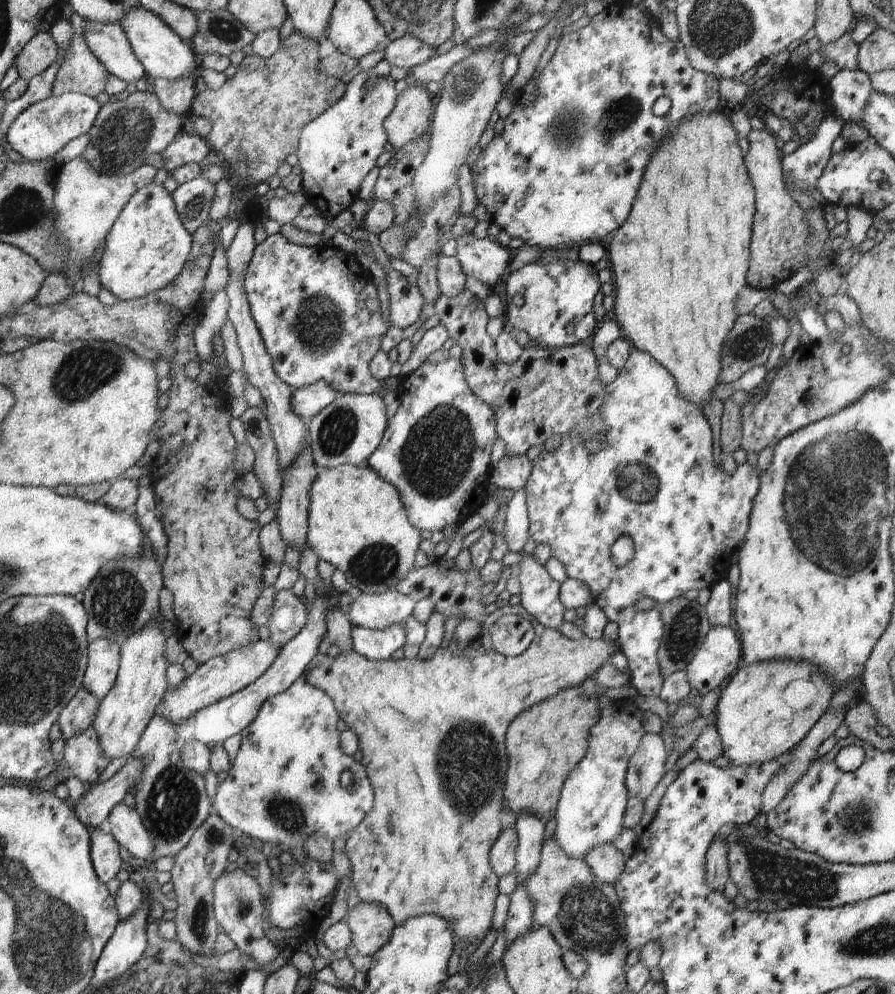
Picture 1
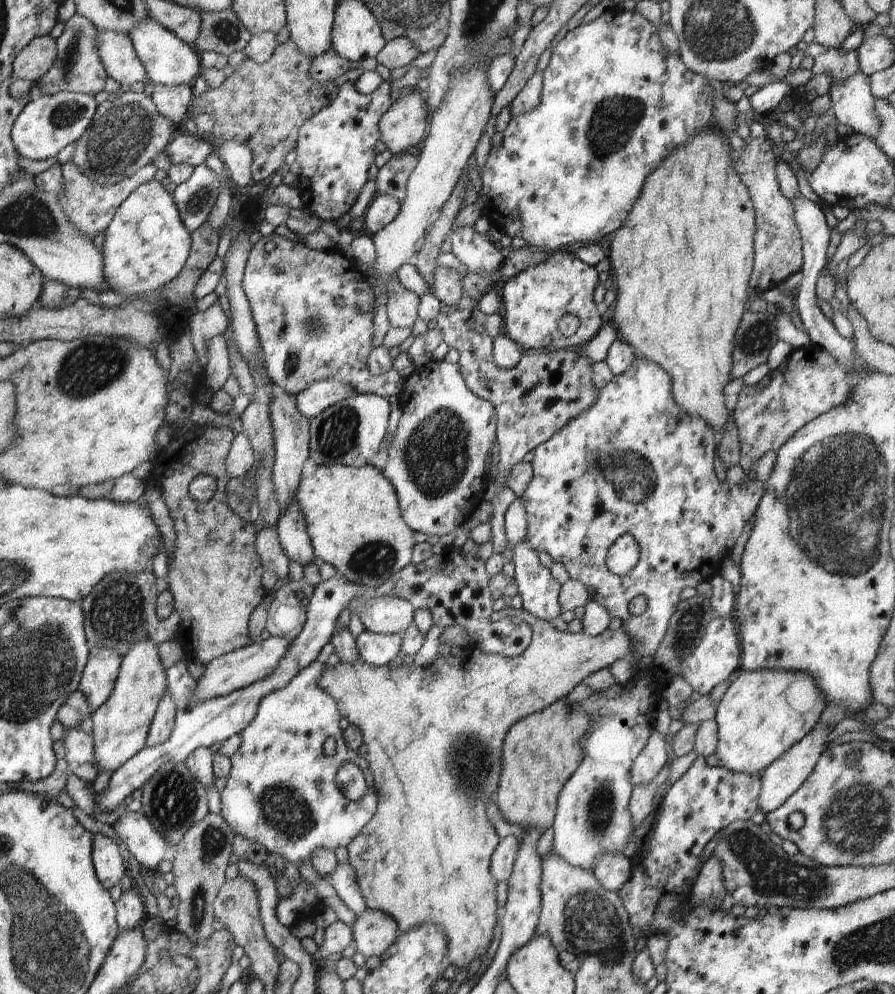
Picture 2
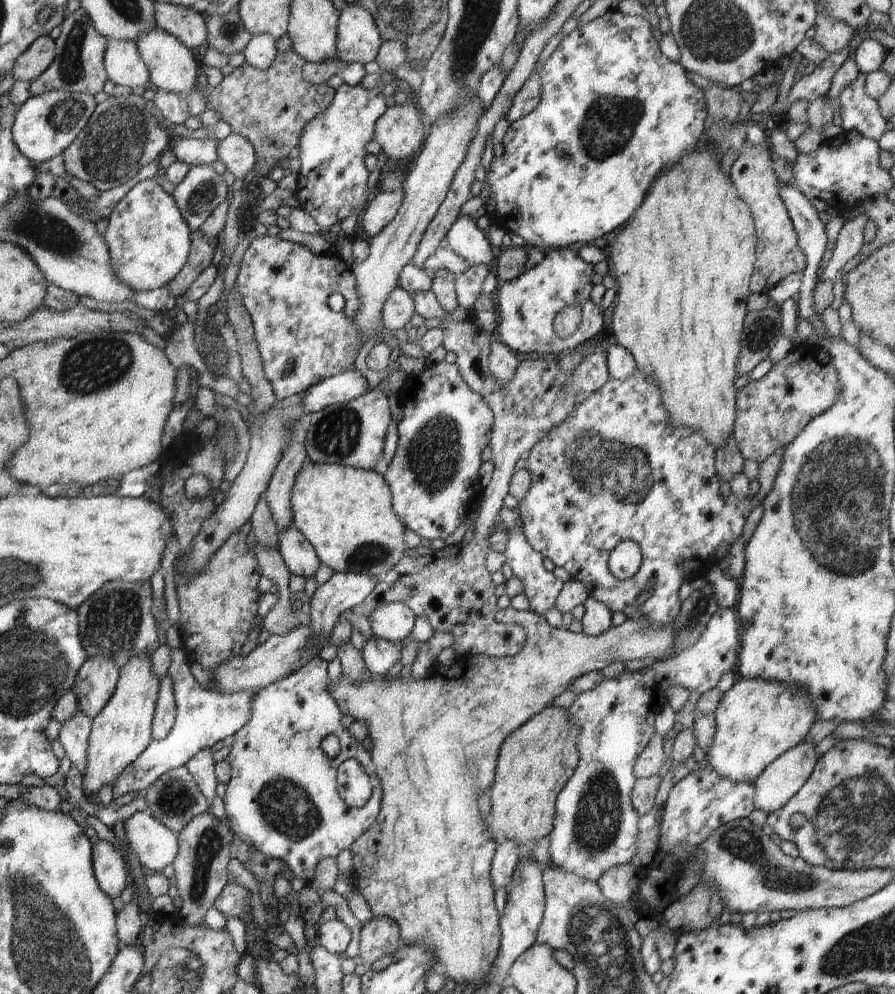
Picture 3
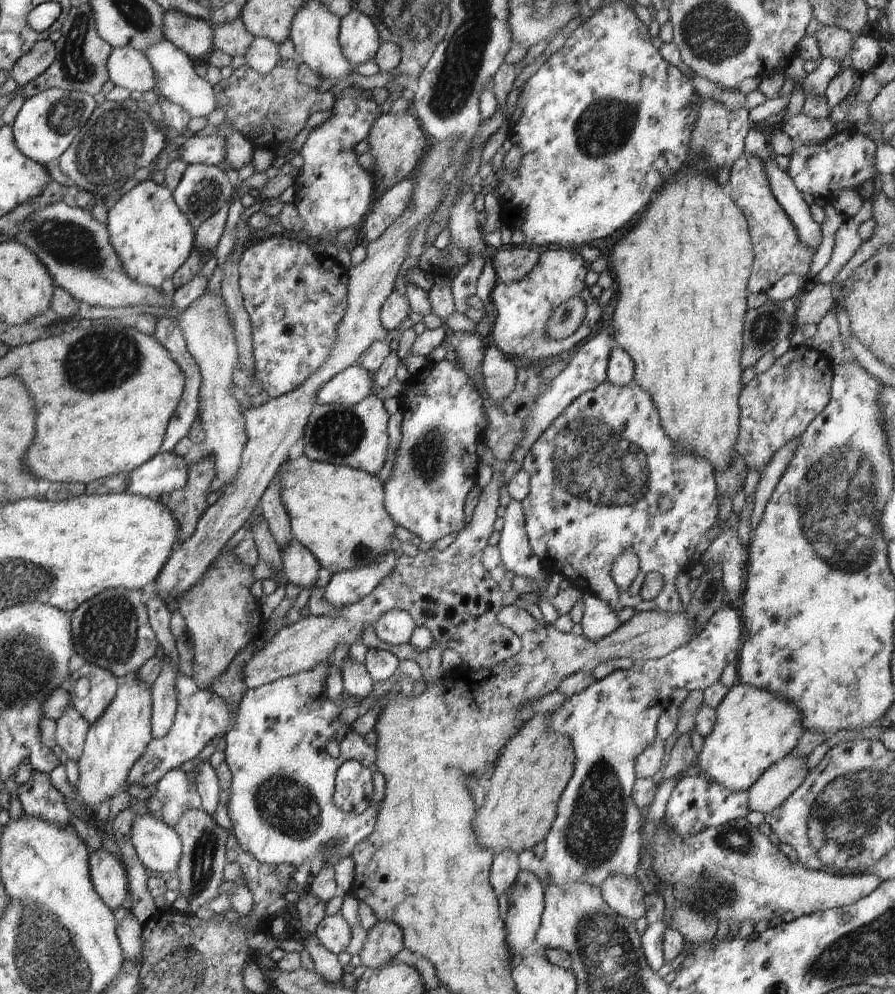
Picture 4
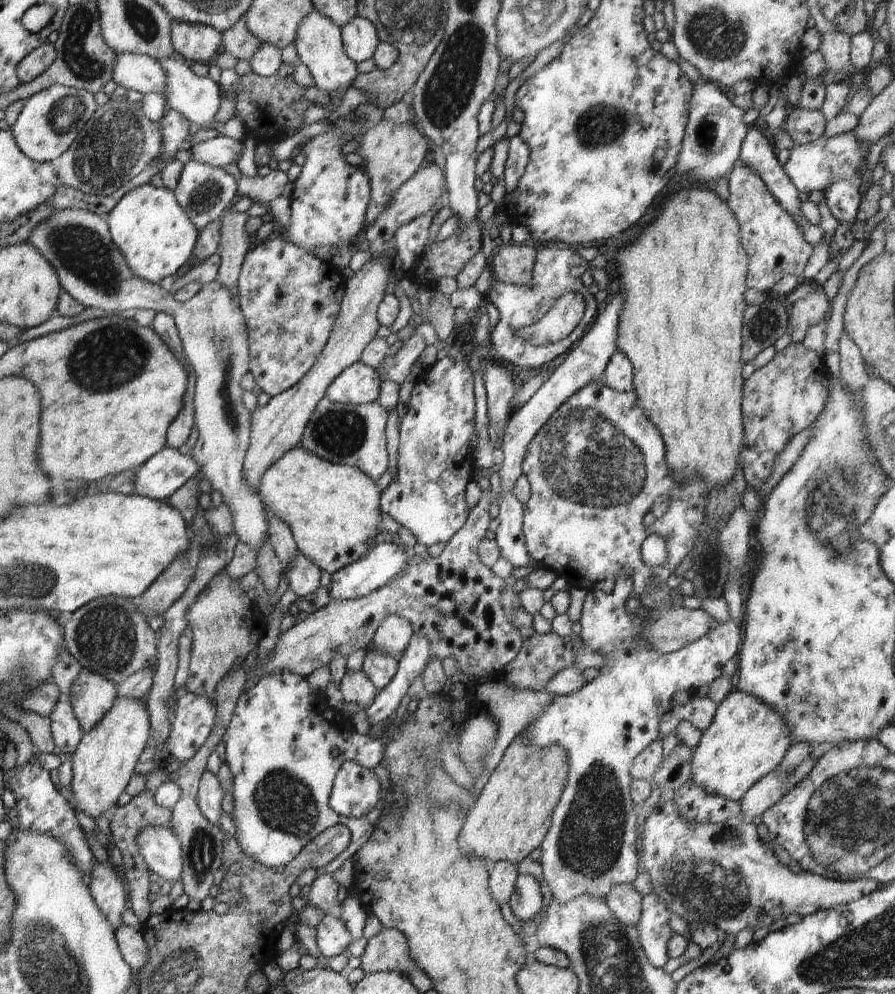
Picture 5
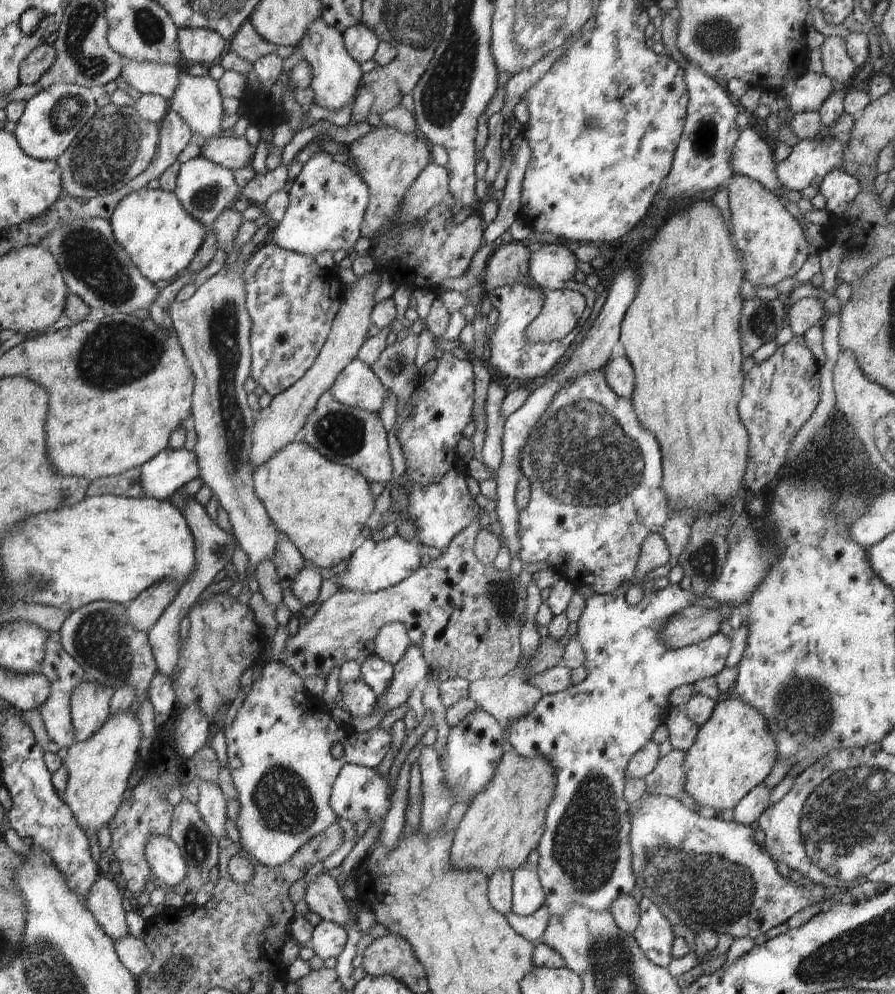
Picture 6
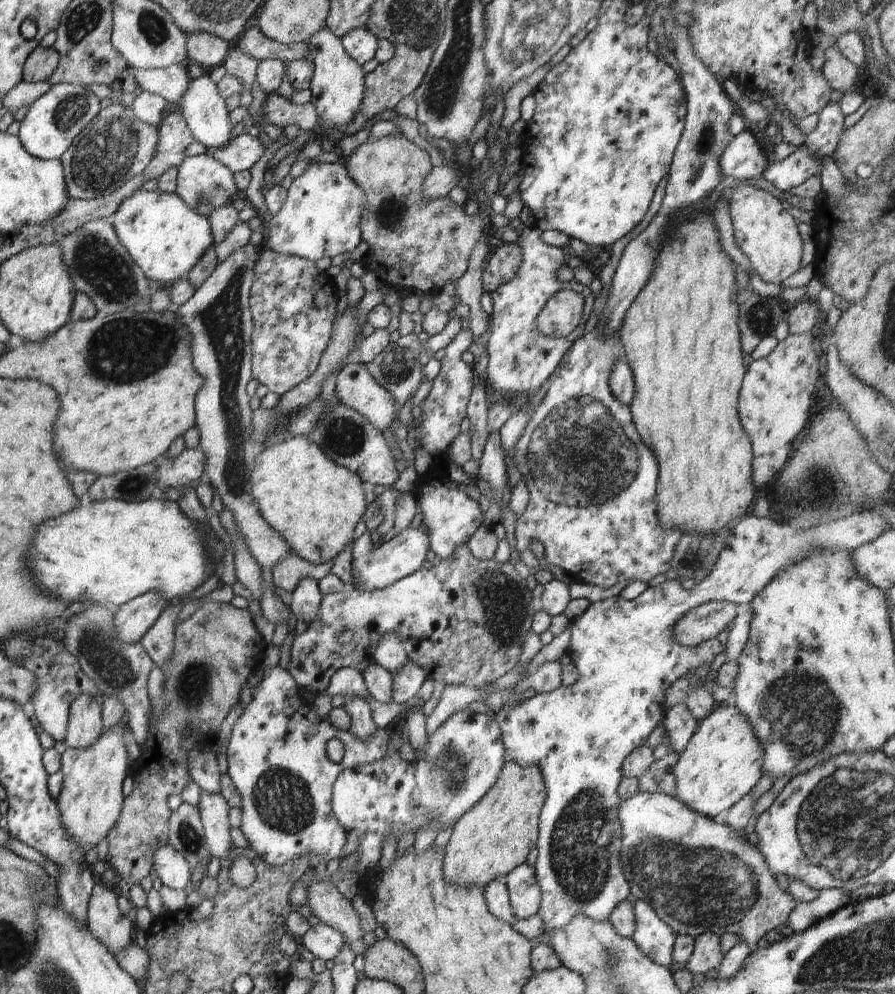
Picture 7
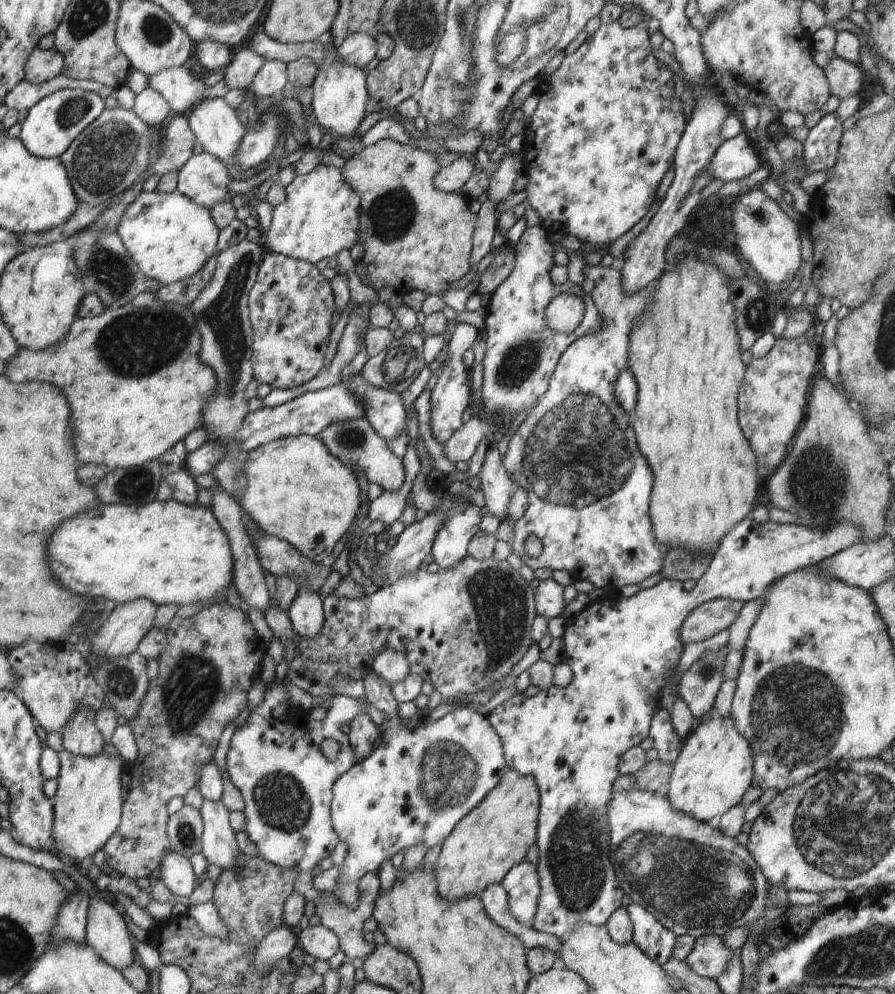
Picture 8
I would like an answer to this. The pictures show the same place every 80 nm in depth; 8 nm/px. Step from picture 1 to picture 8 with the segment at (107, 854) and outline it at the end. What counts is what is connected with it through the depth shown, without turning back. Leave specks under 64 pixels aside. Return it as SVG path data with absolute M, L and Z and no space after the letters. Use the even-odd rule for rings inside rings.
M90 898L85 932L88 946L114 970L122 972L137 961L126 918L120 916L114 903Z

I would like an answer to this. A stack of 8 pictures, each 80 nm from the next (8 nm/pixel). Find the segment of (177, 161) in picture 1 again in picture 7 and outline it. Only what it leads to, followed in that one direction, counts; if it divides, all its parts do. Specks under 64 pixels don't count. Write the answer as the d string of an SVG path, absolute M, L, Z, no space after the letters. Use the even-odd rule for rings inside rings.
M242 133L221 149L207 148L206 152L235 173L252 168L265 150L258 138Z

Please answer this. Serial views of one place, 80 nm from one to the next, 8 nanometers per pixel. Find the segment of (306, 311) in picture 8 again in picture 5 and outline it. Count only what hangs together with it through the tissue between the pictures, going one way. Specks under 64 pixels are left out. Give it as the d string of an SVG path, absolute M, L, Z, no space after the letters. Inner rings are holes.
M280 236L274 240L259 242L258 245L250 249L244 257L243 265L239 274L238 293L239 293L239 306L241 313L245 318L245 325L248 331L249 342L249 371L254 376L256 384L260 386L264 393L269 394L271 397L292 388L300 379L314 366L318 355L322 352L324 345L328 342L334 321L340 312L341 300L345 292L345 278L335 263L329 263L318 259L313 252L300 248L298 245L292 244L290 241L284 240Z

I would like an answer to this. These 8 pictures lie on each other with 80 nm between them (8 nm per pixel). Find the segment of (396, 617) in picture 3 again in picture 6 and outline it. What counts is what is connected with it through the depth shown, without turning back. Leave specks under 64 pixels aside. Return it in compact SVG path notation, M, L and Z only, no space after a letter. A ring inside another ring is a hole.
M400 621L381 626L373 642L373 652L386 662L395 665L411 644L405 624Z

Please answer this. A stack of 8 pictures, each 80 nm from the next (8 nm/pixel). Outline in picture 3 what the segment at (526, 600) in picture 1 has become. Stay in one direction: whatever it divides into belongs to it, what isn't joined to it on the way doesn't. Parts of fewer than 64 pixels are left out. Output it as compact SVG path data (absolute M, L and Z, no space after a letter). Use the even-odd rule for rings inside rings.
M520 516L517 526L507 535L508 542L502 552L506 557L506 563L524 585L524 596L528 598L529 610L543 615L555 606L563 582L542 565L543 556L526 540Z

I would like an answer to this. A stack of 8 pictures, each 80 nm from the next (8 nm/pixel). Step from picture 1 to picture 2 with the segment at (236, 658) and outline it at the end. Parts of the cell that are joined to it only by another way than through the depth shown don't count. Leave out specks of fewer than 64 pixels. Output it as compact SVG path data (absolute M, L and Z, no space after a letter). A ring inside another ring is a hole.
M271 636L266 640L256 640L256 642L252 642L252 644L246 647L233 650L228 654L211 660L204 667L204 673L195 679L193 698L198 701L205 701L216 697L223 697L262 680L278 666L278 661L286 654L290 643L291 641L286 639Z

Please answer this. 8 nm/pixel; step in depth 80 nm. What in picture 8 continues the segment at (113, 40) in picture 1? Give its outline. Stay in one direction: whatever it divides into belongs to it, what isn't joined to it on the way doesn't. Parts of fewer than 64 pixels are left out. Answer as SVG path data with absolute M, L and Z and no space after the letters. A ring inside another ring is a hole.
M189 66L162 70L158 75L148 76L148 87L164 96L173 114L185 116L196 100L224 99L230 90L225 79L216 86L206 86L202 78L191 73Z

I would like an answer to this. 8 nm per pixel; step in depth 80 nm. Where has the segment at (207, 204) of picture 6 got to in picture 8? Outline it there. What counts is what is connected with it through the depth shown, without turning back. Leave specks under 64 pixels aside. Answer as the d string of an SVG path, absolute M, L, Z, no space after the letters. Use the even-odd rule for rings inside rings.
M205 151L193 155L177 173L178 192L208 209L232 195L228 190L230 182L226 166Z

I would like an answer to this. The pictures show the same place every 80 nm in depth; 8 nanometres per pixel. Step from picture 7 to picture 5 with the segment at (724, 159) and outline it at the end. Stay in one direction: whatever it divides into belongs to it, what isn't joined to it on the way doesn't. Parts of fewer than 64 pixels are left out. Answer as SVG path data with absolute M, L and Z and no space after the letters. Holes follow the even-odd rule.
M752 125L742 141L739 163L749 166L762 178L778 204L797 224L804 218L798 199L800 192L778 162L775 147Z

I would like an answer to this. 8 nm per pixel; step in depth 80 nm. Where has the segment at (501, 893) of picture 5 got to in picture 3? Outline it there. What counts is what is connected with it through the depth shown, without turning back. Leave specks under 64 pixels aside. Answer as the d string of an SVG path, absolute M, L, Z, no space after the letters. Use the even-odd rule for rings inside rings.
M510 839L497 842L490 869L490 878L496 889L504 888L512 878L520 858L517 845Z

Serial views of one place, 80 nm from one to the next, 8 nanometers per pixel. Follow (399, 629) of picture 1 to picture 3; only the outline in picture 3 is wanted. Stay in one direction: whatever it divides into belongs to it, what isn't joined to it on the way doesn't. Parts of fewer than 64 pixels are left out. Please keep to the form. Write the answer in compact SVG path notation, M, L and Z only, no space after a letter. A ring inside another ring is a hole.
M370 637L365 639L361 653L366 670L376 677L384 677L388 670L400 660L401 643L385 638Z

